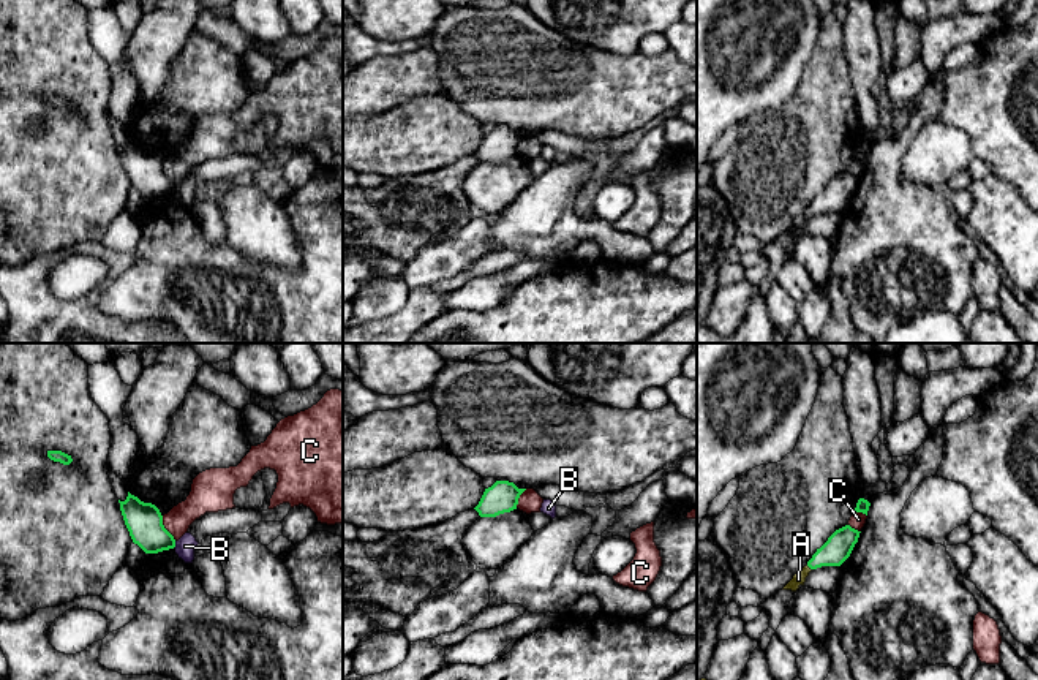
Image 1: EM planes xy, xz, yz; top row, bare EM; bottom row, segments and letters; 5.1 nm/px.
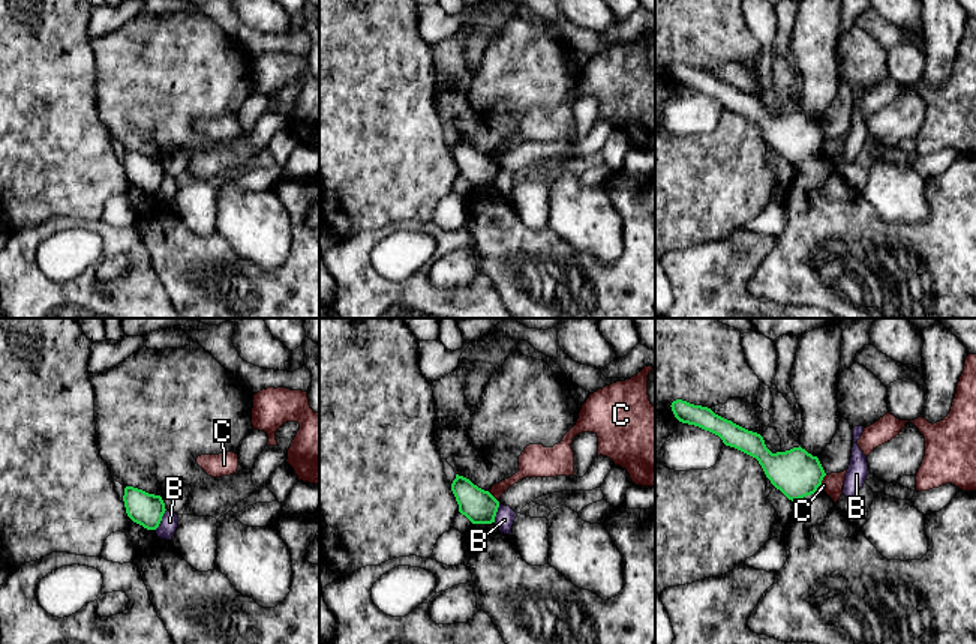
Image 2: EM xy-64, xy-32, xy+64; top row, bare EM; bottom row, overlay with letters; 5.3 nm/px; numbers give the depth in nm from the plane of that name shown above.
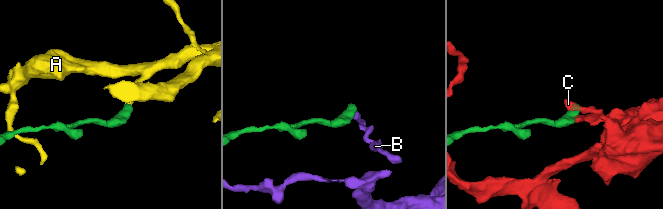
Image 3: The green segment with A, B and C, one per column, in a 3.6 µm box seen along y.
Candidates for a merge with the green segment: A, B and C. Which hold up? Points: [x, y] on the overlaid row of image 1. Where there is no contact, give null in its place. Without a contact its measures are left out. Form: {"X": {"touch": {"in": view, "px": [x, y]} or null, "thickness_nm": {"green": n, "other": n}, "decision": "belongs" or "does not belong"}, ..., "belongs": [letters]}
{"A": {"touch": {"in": "yz", "px": [809, 566]}, "thickness_nm": {"green": 140, "other": 70}, "decision": "belongs"}, "B": {"touch": {"in": "xy", "px": [174, 544]}, "thickness_nm": {"green": 190, "other": 100}, "decision": "does not belong"}, "C": {"touch": {"in": "xy", "px": [165, 528]}, "thickness_nm": {"green": 190, "other": 150}, "decision": "does not belong"}, "belongs": ["A"]}

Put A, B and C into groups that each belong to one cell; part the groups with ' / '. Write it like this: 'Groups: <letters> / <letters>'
Groups: A / B / C

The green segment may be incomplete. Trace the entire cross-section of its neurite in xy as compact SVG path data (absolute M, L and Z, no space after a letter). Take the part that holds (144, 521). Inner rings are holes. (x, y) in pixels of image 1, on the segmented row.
M128 492L120 511L130 536L145 553L158 553L175 547L174 536L164 528L160 509Z

